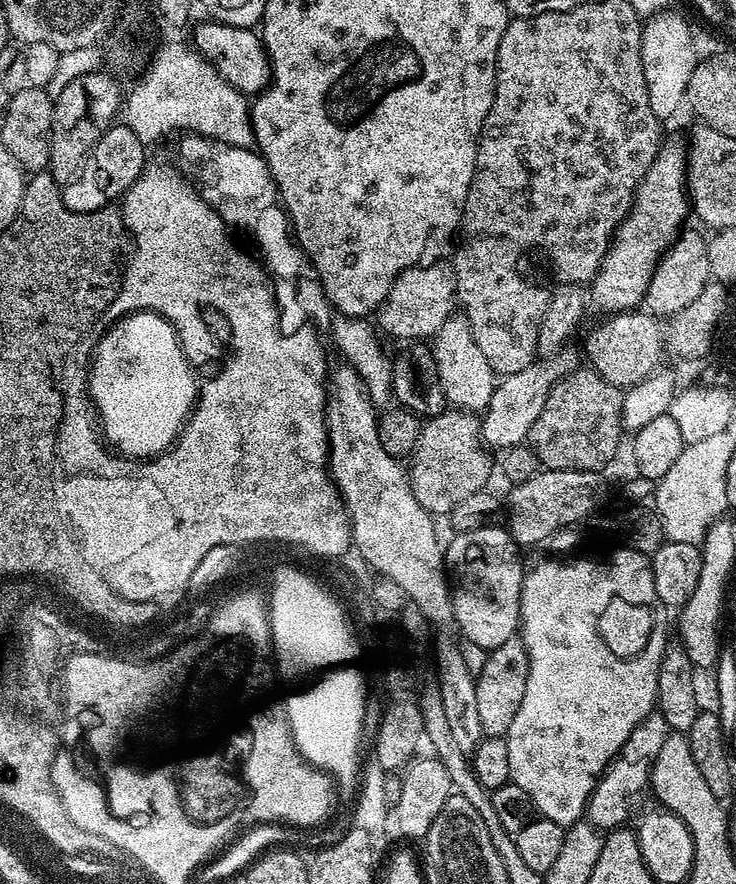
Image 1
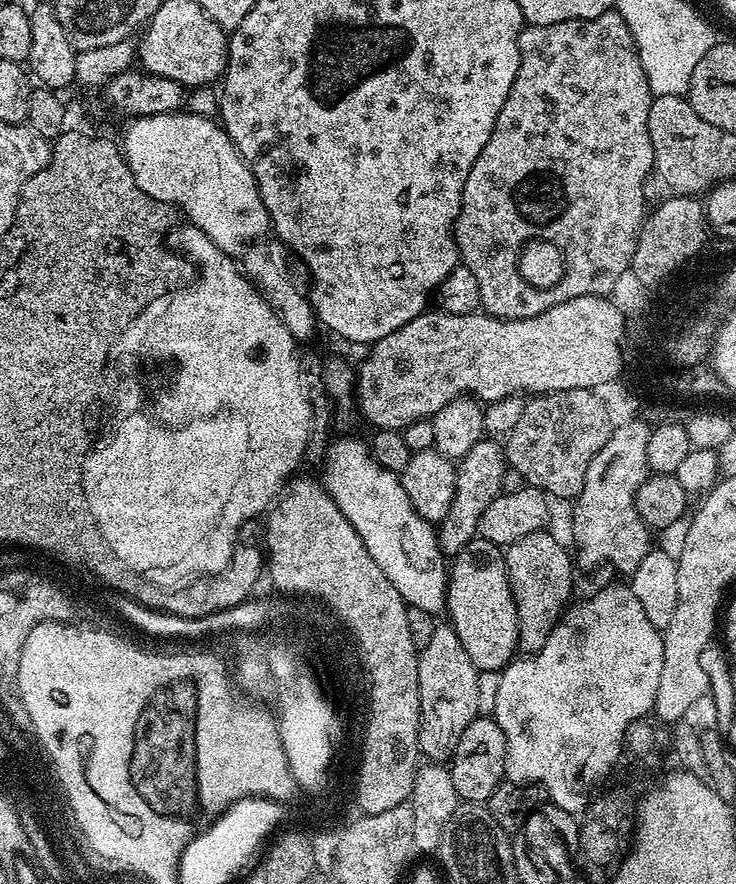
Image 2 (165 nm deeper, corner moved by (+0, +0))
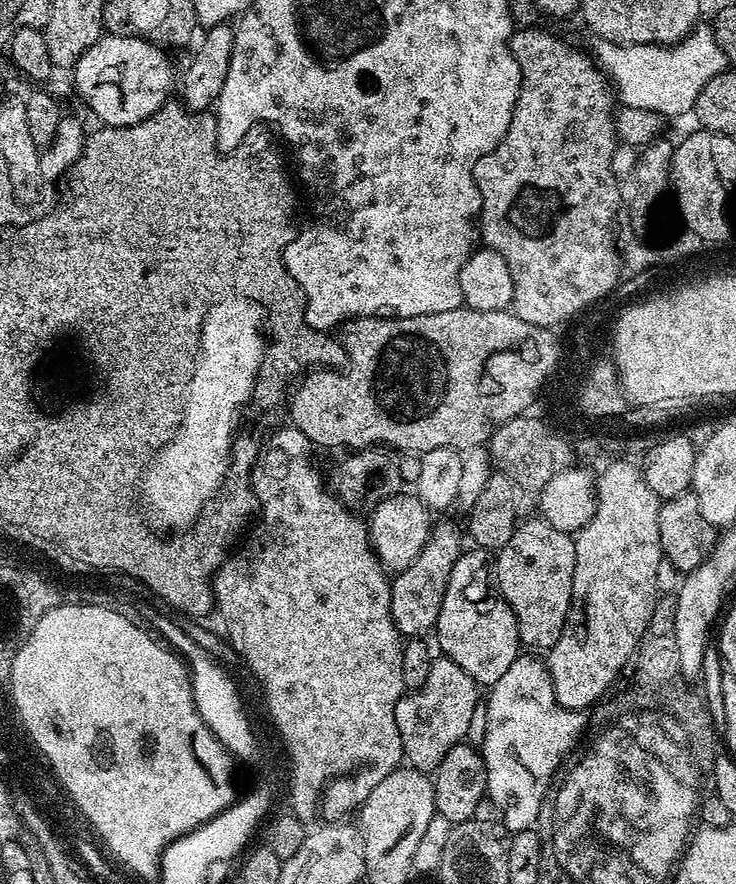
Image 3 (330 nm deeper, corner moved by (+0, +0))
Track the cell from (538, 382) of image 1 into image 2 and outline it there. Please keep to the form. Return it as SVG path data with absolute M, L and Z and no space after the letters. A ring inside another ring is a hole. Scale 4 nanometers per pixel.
M482 438L474 446L470 446L468 453L459 460L456 464L456 489L454 490L454 502L450 506L446 518L439 521L438 524L438 539L441 552L445 554L458 553L472 540L477 539L478 518L482 518L482 514L486 511L486 506L490 506L490 502L494 502L494 498L500 495L505 469L506 461L504 459L504 449L492 438Z

